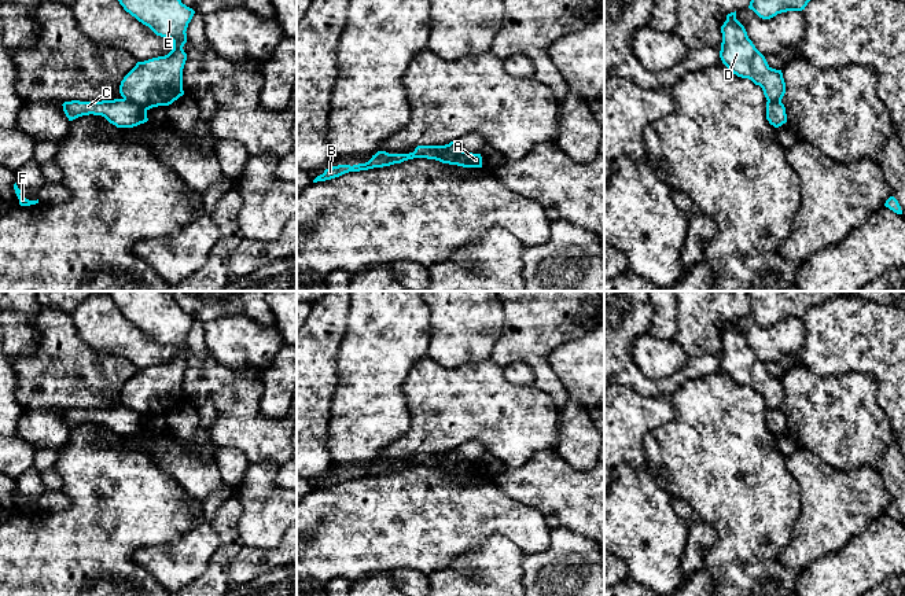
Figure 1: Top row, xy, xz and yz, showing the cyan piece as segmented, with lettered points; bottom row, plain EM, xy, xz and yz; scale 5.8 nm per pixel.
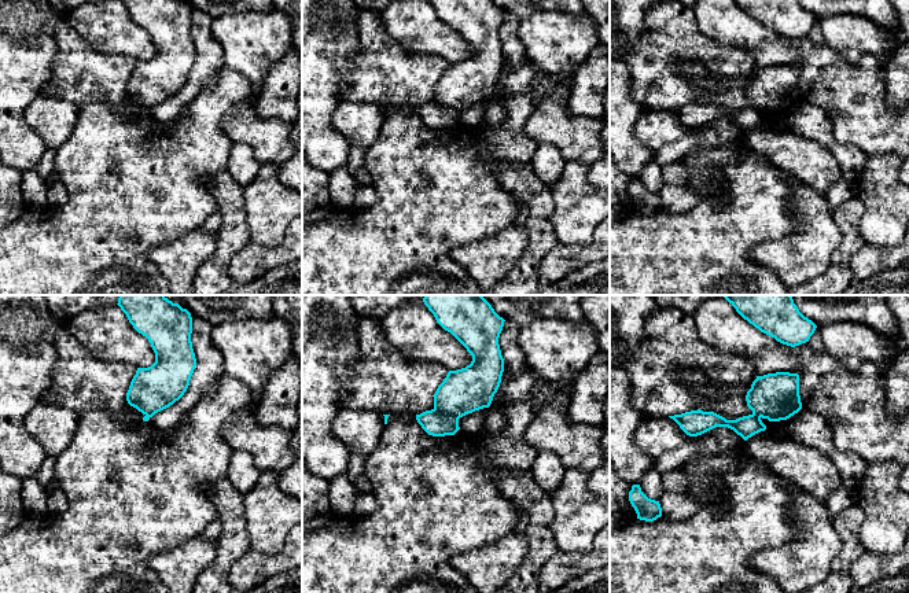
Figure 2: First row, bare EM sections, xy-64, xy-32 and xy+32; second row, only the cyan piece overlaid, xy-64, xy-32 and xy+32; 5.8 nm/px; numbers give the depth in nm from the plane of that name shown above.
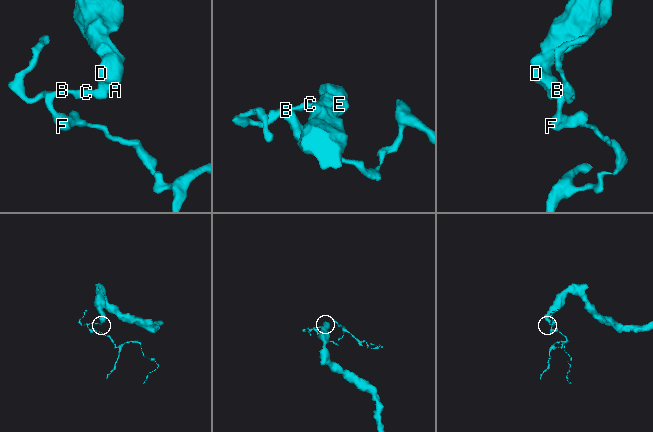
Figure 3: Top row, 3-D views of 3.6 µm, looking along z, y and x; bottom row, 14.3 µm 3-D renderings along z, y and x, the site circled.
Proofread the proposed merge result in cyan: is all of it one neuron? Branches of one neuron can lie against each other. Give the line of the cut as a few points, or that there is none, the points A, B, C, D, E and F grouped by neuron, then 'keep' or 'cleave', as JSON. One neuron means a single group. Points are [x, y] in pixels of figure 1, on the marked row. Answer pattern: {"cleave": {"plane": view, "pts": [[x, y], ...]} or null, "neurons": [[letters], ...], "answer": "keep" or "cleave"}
{"cleave": {"plane": "xy", "pts": [[124, 98], [140, 105], [146, 110]]}, "neurons": [["A", "D", "E"], ["B", "C", "F"]], "answer": "cleave"}

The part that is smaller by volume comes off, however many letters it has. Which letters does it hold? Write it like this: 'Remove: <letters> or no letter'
Remove: B, C, F

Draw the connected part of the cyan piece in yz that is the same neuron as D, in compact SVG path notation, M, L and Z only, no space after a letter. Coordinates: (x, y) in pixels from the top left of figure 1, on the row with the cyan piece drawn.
M736 11L726 15L721 33L722 63L737 77L759 85L768 102L781 102L786 93L783 73L768 65L765 56L748 38L744 26L736 19Z

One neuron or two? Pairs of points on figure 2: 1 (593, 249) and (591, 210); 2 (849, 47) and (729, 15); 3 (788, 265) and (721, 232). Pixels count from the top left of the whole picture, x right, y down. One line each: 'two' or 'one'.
1: two
2: two
3: two

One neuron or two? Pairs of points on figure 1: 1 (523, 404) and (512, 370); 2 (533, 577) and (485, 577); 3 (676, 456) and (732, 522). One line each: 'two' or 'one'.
1: two
2: two
3: one

